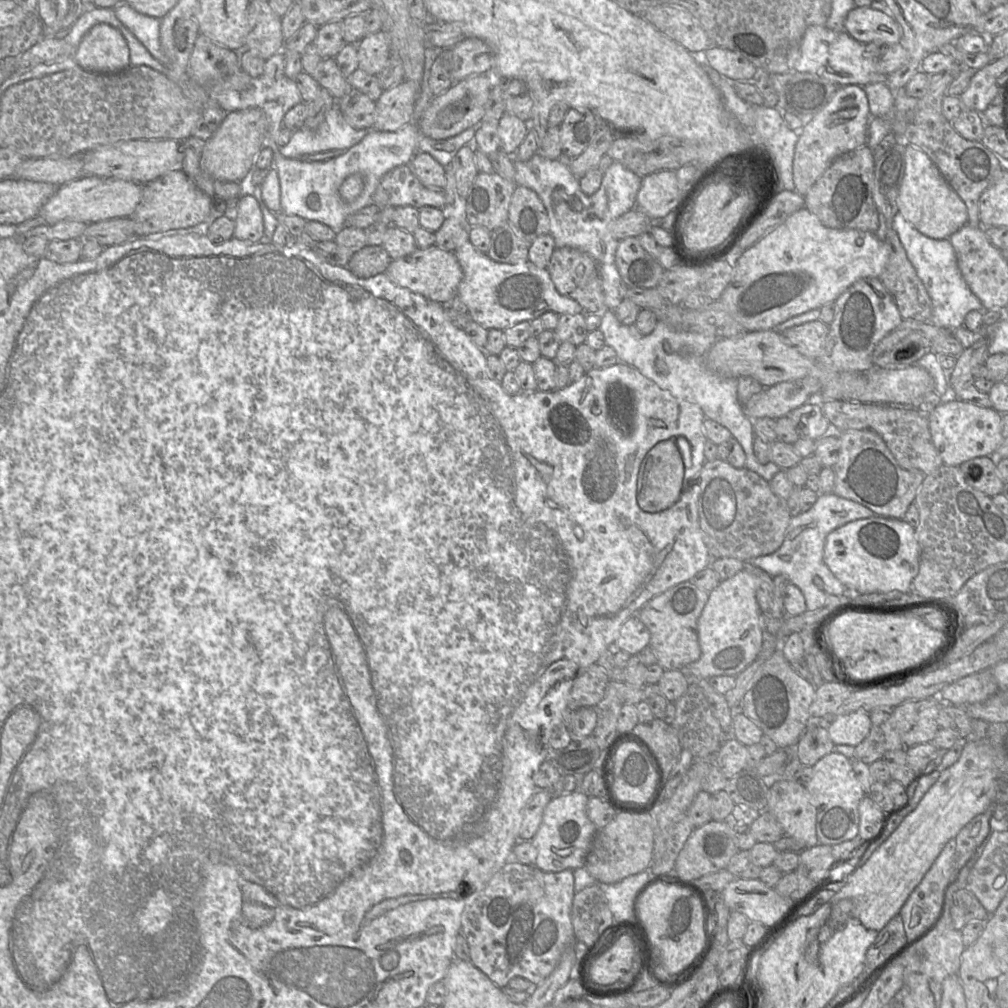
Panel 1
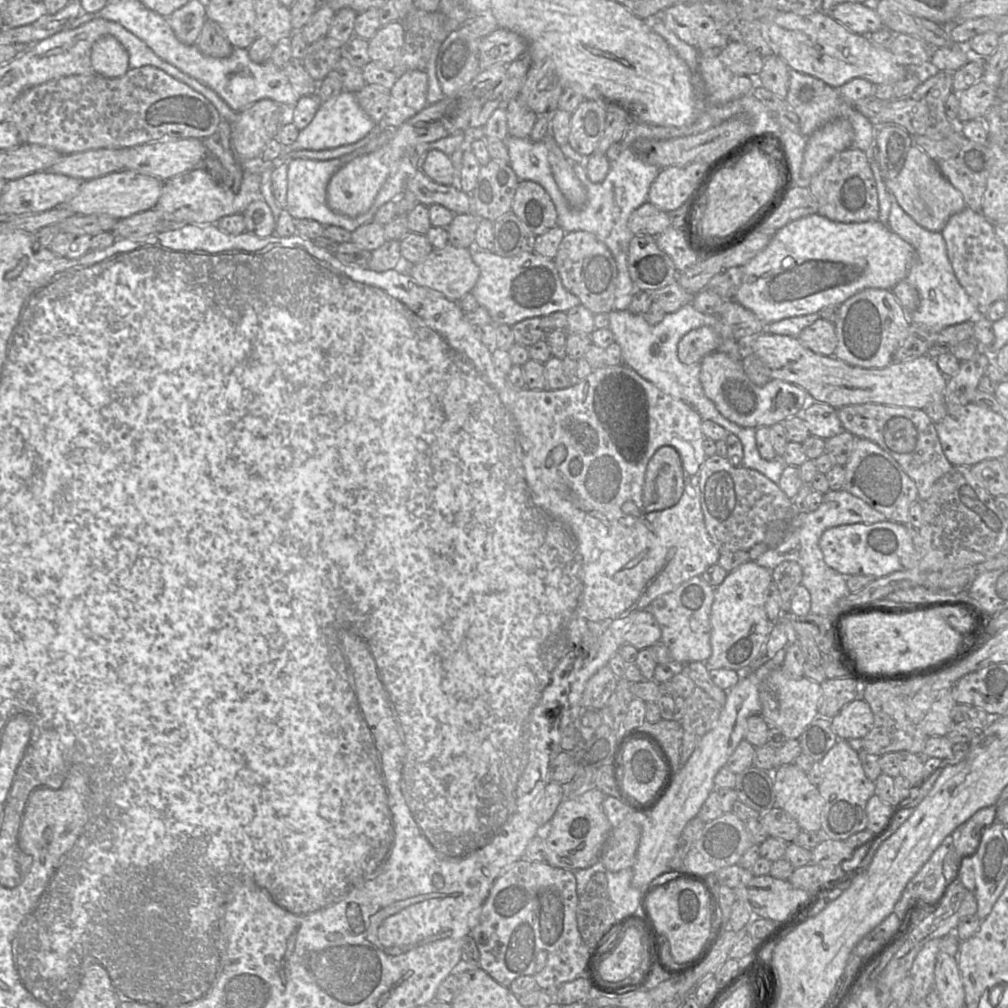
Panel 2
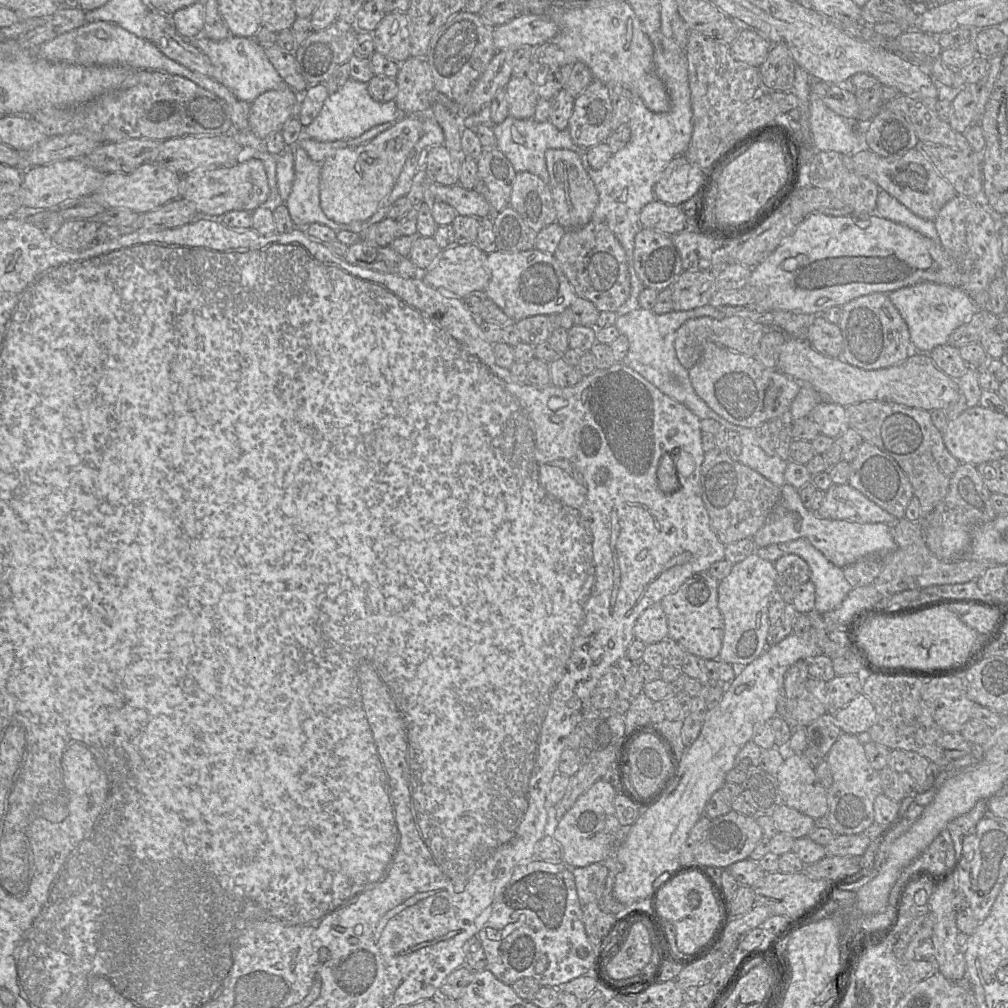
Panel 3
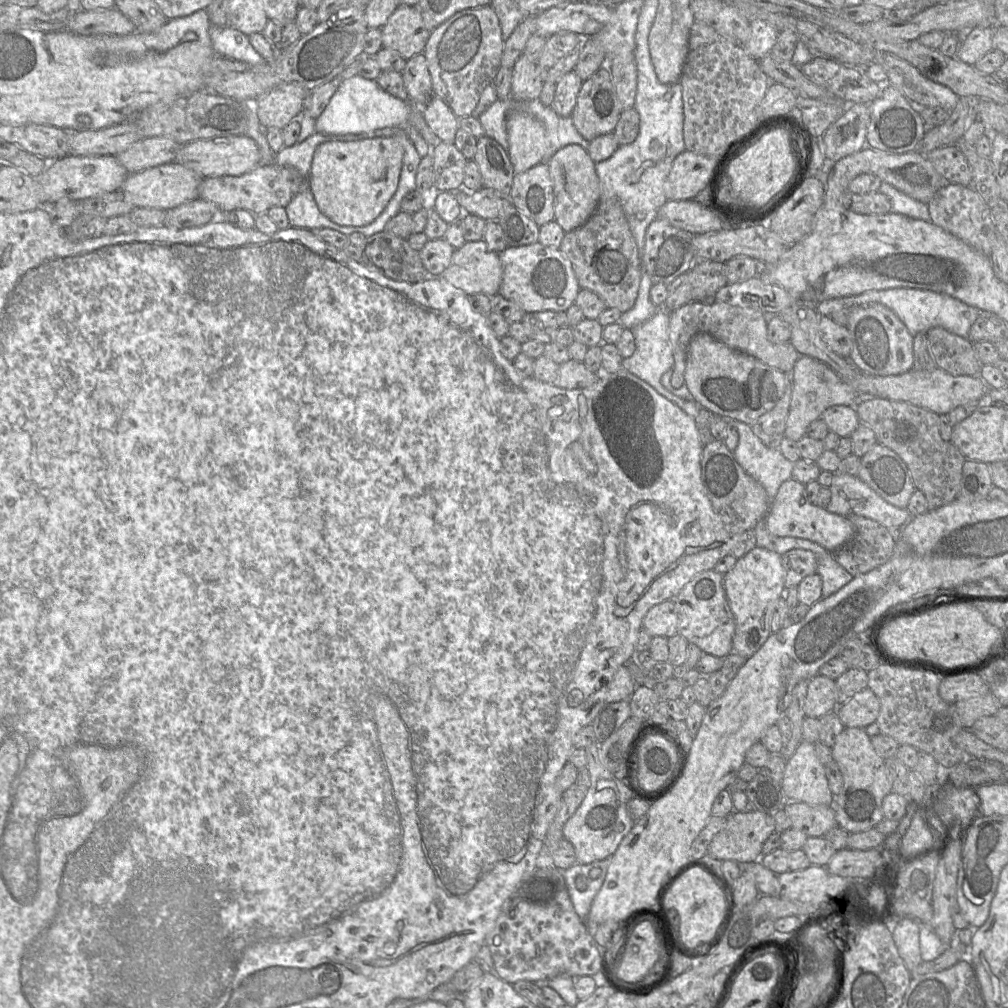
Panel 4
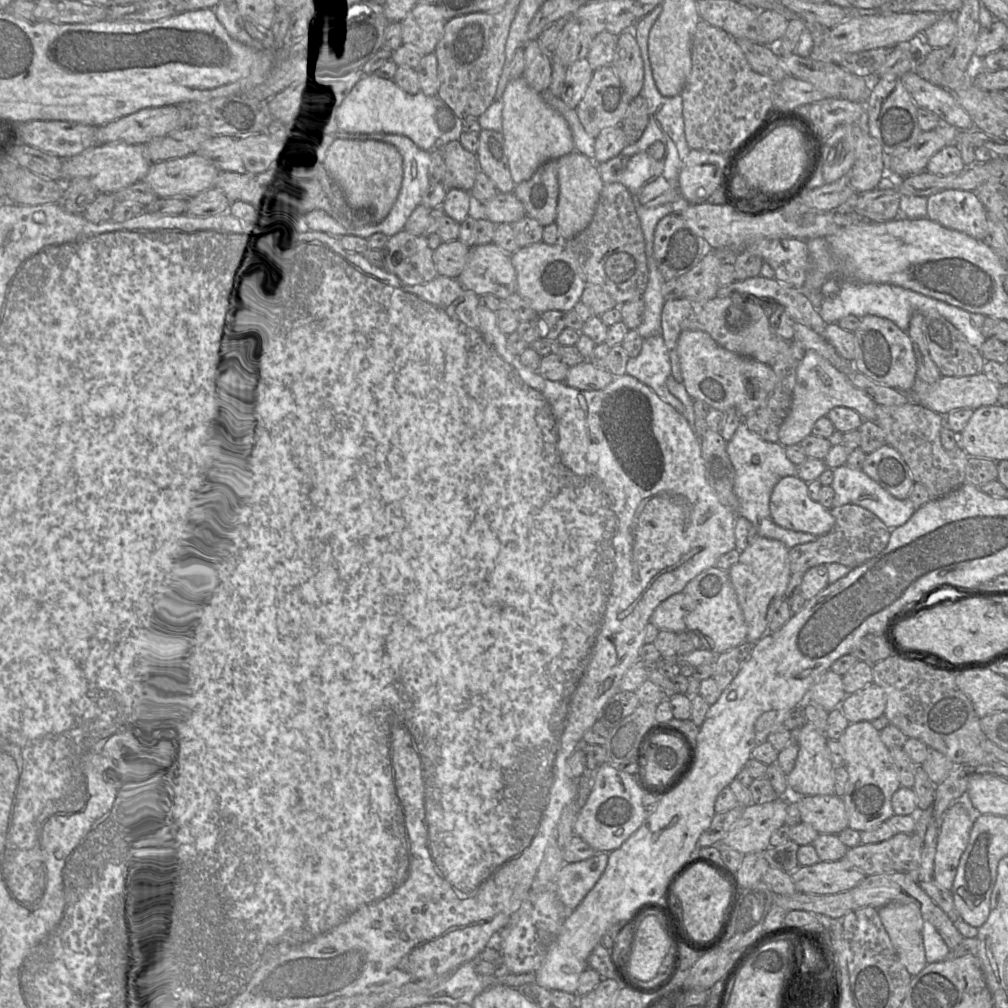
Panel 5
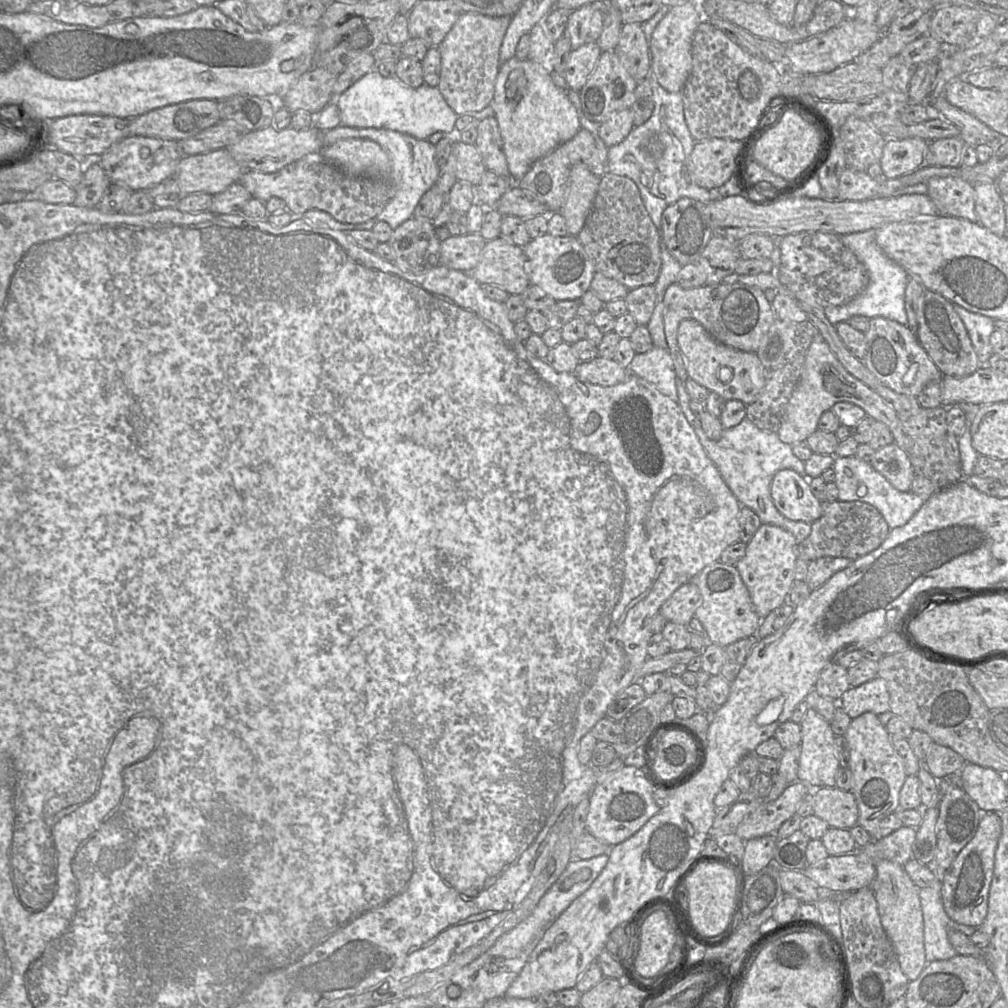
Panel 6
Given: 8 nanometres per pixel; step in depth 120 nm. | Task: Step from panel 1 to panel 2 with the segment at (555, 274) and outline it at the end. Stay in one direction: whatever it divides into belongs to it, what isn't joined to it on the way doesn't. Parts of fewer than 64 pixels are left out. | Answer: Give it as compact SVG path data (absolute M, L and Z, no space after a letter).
M565 233L553 259L564 288L575 295L594 315L609 314L613 310L617 289L618 270L608 247L592 233Z

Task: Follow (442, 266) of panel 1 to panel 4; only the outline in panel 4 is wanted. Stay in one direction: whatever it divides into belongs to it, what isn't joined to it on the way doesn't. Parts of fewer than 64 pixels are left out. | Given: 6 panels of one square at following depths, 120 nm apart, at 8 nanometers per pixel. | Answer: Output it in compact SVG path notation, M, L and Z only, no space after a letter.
M482 239L455 249L450 265L438 277L466 295L494 296L499 293L502 276L499 253L490 250Z

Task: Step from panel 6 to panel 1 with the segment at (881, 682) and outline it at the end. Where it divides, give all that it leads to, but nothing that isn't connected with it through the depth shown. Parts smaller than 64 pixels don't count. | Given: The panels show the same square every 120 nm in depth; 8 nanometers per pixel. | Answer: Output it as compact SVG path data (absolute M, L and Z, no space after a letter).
M857 710L833 717L827 729L835 745L857 746L868 736L871 725L869 712Z

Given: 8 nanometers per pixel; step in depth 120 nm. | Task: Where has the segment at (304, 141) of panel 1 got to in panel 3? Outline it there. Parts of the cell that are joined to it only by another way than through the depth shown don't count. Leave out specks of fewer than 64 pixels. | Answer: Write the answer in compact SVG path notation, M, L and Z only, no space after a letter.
M349 78L341 88L328 95L317 117L300 132L300 140L305 138L319 142L349 140L361 136L364 132L380 124L394 123L401 116L394 100L384 103L376 102L369 95L366 83Z

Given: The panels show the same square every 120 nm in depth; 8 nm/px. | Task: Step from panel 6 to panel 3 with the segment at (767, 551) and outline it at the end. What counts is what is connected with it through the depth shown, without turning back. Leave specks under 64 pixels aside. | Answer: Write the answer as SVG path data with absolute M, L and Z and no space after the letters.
M756 552L733 565L730 573L719 582L718 607L724 620L724 637L719 659L732 666L744 667L758 658L766 649L770 630L768 608L771 594L777 589L777 572L773 562L762 559Z

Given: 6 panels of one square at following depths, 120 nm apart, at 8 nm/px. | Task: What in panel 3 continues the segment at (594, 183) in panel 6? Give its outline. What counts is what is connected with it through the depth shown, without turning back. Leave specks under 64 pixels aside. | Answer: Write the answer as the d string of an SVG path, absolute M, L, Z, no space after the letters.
M548 149L545 152L549 187L556 210L556 222L565 229L583 227L592 220L598 204L595 185L582 165L580 156L567 149Z

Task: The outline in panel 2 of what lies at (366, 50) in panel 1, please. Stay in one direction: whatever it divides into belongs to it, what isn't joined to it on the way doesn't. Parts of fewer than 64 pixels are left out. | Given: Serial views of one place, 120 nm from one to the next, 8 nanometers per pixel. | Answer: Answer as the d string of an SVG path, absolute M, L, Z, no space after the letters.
M401 21L381 26L368 41L370 61L387 70L392 70L398 62L405 38L405 28Z

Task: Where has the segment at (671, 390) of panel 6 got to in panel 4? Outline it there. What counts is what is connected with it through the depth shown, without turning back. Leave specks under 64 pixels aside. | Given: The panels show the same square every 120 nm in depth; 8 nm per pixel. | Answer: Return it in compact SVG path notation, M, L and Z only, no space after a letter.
M660 308L650 319L631 328L635 338L635 351L630 357L623 359L622 367L650 384L659 394L676 404L686 414L695 418L702 407L693 400L685 400L672 394L661 383L663 373L674 365L673 351L669 339L669 312Z

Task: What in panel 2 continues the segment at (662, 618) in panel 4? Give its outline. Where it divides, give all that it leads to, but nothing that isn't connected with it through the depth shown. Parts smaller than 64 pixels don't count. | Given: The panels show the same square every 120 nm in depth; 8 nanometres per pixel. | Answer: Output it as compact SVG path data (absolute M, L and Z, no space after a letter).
M645 609L636 612L624 633L624 642L638 650L661 641L661 629L653 614Z

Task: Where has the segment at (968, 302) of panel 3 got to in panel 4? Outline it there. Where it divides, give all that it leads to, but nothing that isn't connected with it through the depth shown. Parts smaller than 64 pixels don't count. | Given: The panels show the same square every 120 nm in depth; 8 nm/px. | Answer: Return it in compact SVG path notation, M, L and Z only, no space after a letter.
M913 288L870 290L854 296L826 299L820 302L814 300L811 304L816 307L820 316L829 316L831 313L841 309L850 310L857 306L865 306L873 303L882 304L893 311L904 323L912 336L920 332L926 333L934 327L942 327L958 336L968 339L970 328L981 312L980 309L969 306L949 295Z

